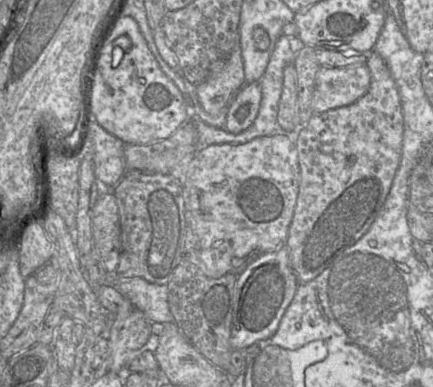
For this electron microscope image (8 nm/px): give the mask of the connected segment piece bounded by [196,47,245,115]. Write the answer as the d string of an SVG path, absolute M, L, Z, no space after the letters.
M236 47L226 61L212 64L210 76L196 85L197 97L204 111L217 115L244 81L241 48Z

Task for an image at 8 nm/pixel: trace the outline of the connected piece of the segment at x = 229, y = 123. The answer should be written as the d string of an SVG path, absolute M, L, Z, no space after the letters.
M255 81L242 88L228 110L225 129L233 134L249 128L255 121L262 99L259 81Z

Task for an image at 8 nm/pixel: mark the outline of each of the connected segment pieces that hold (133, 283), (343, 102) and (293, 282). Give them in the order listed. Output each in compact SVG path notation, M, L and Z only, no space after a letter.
M140 277L117 278L114 286L134 307L141 310L151 322L173 322L169 307L168 287L151 283Z
M366 63L346 67L320 66L312 96L315 114L347 106L365 95L370 86L370 71Z
M287 245L259 256L236 277L237 305L232 317L230 345L233 349L246 349L275 334L299 282L291 265Z

